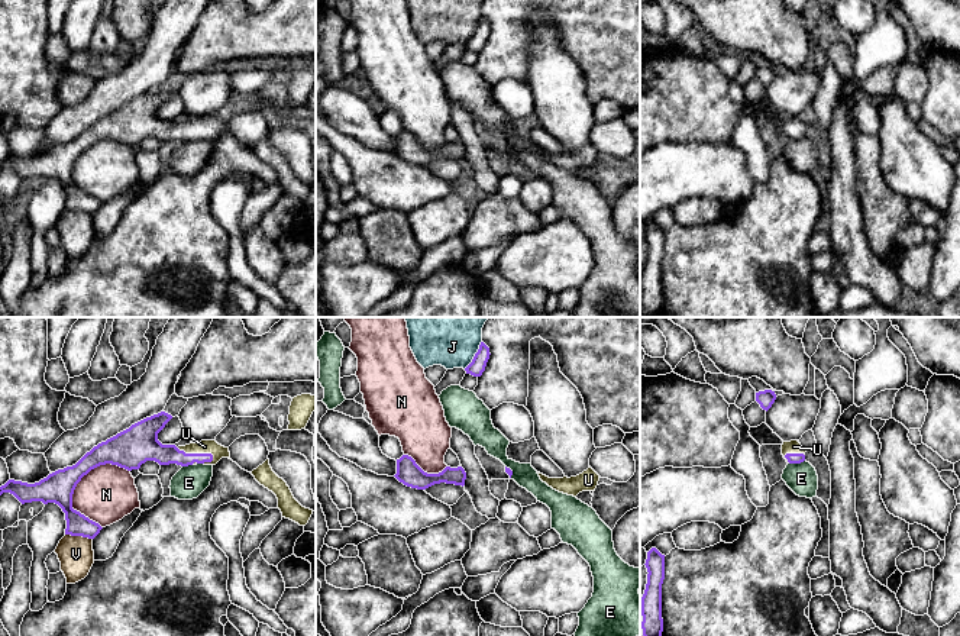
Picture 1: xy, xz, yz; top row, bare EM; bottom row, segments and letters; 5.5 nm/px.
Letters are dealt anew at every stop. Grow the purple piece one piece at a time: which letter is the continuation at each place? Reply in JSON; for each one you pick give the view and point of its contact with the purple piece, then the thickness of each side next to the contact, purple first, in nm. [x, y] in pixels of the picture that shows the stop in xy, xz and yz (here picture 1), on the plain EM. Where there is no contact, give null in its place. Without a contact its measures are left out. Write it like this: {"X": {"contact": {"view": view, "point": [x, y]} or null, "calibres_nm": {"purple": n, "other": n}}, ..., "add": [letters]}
{"U": {"contact": {"view": "xy", "point": [197, 129]}, "calibres_nm": {"purple": 120, "other": 80}}, "add": ["U"]}

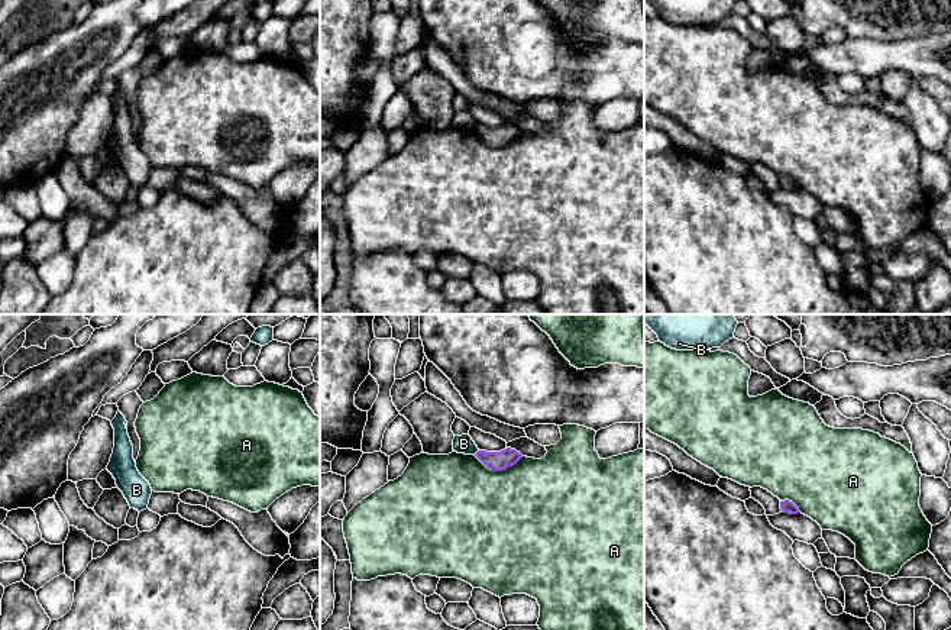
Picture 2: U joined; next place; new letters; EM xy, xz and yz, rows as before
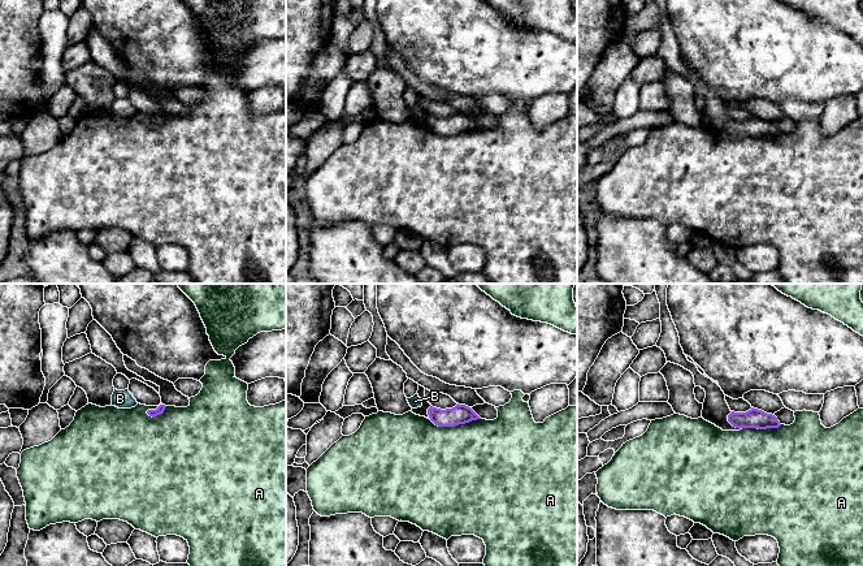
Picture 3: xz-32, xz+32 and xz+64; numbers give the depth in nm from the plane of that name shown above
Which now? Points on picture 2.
{"add": []}

